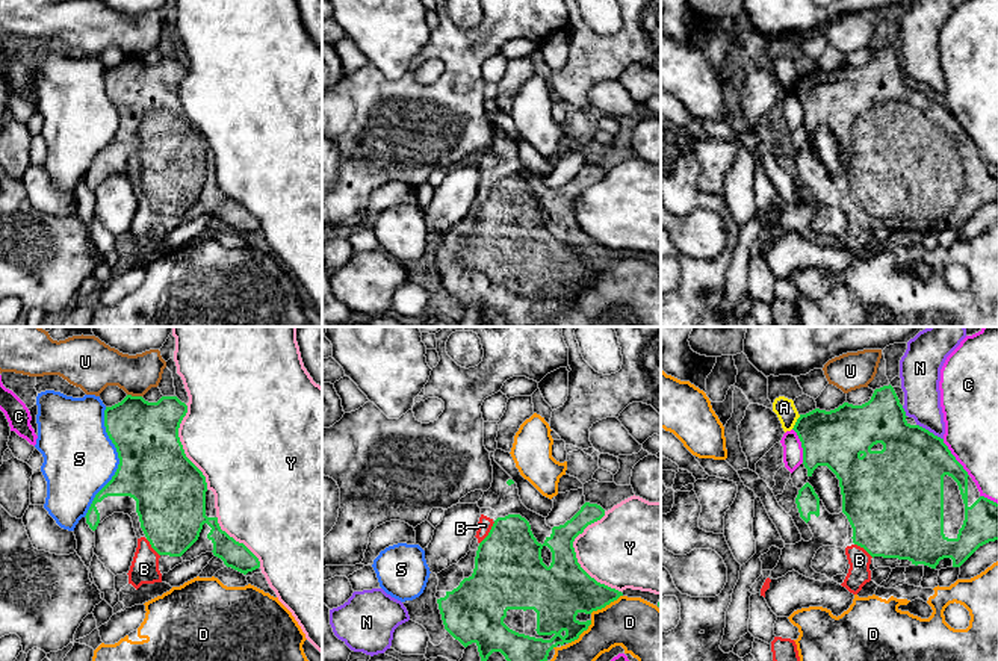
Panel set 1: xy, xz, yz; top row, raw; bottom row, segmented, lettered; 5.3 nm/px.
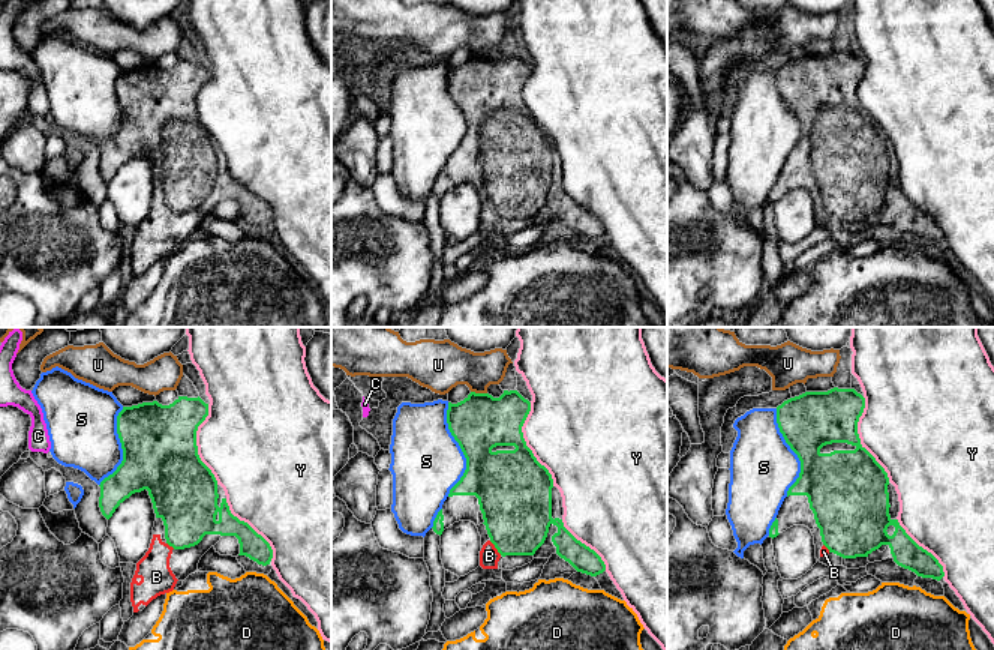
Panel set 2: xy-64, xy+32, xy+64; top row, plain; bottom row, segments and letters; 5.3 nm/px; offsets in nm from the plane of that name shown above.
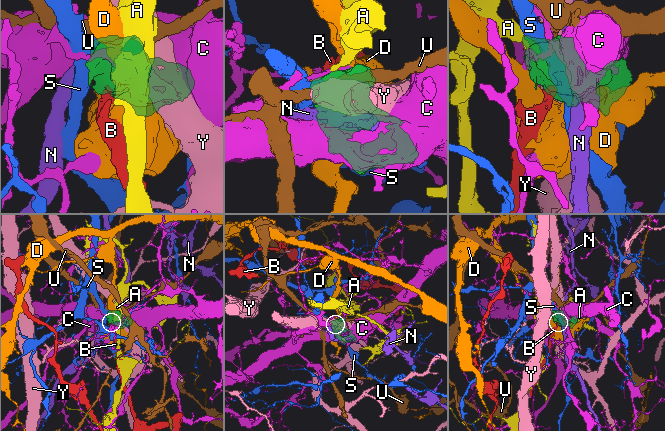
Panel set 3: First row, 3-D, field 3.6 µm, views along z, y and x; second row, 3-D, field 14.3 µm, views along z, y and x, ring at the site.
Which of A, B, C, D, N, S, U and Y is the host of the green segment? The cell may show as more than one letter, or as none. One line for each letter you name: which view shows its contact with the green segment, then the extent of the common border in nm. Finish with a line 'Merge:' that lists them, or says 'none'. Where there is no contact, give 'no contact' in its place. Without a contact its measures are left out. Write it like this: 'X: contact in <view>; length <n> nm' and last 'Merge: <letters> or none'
B: contact in xz; length 150 nm
Merge: B

